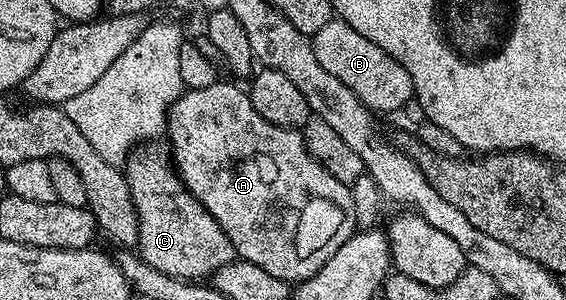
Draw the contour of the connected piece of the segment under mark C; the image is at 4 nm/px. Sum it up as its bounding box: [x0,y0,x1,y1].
[128,141,237,281]

